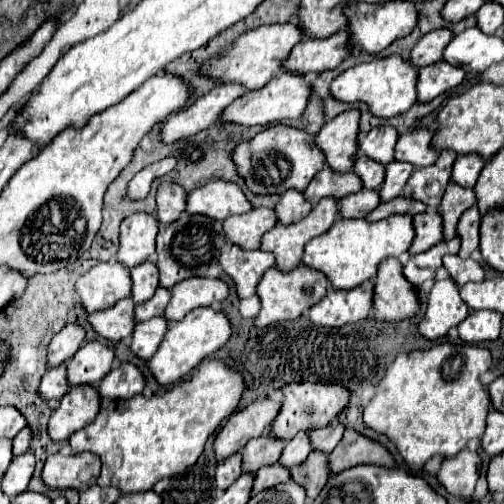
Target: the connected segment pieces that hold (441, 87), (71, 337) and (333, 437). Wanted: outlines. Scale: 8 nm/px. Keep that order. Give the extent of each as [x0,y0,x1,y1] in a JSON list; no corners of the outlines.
[[416,61,464,103],[48,323,84,367],[308,423,344,453]]

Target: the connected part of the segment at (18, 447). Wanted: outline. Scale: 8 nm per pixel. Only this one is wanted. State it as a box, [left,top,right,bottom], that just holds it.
[12,427,30,457]

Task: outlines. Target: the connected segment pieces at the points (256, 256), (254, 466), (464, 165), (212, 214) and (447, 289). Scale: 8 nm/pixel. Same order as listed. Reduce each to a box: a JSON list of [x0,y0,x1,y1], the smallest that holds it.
[[218,247,274,299],[240,437,284,475],[452,157,484,187],[186,181,252,221],[418,279,468,339]]

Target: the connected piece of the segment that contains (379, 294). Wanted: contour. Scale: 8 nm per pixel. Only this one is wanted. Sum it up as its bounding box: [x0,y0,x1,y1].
[372,259,420,321]

